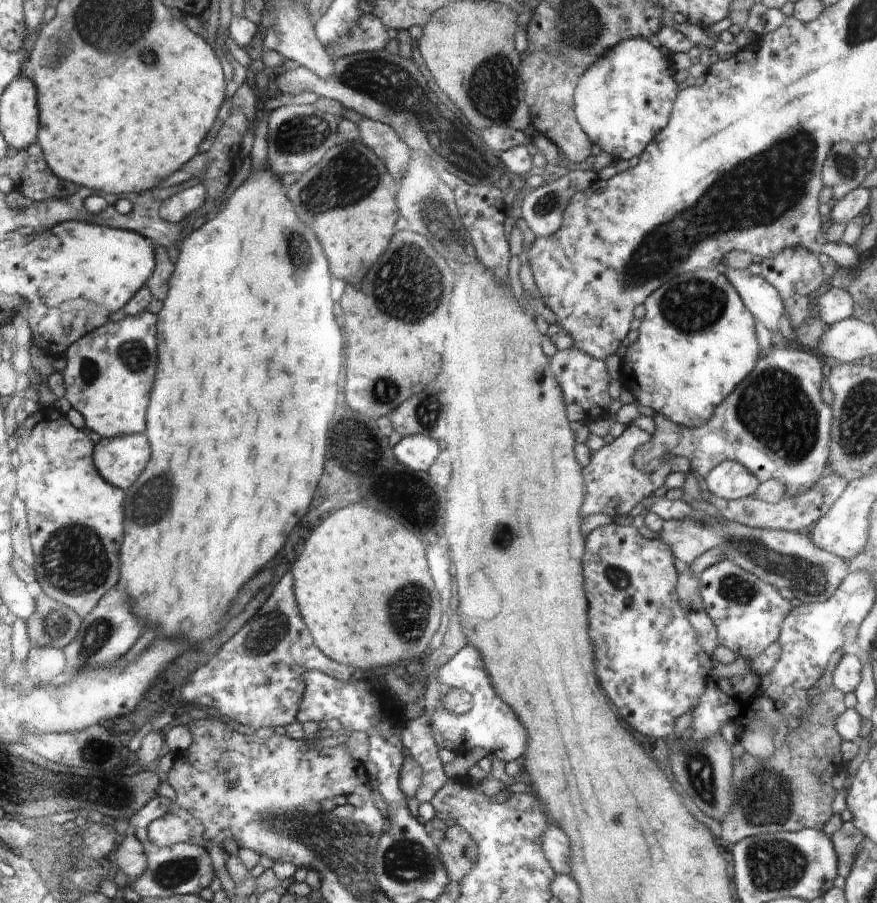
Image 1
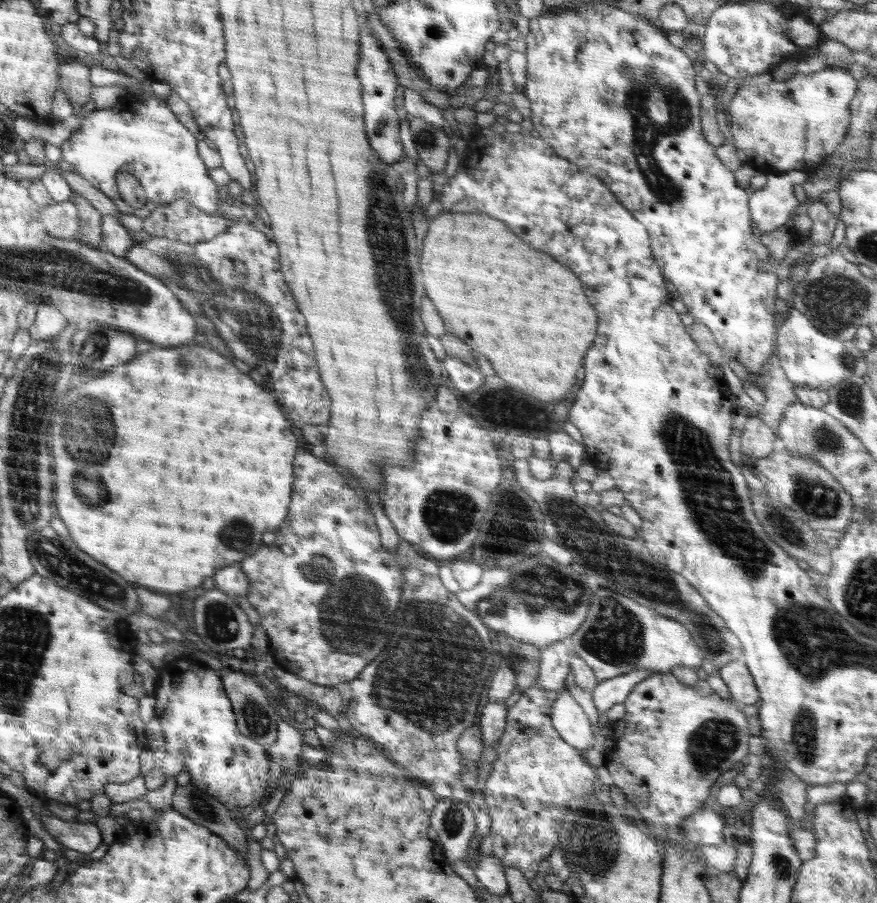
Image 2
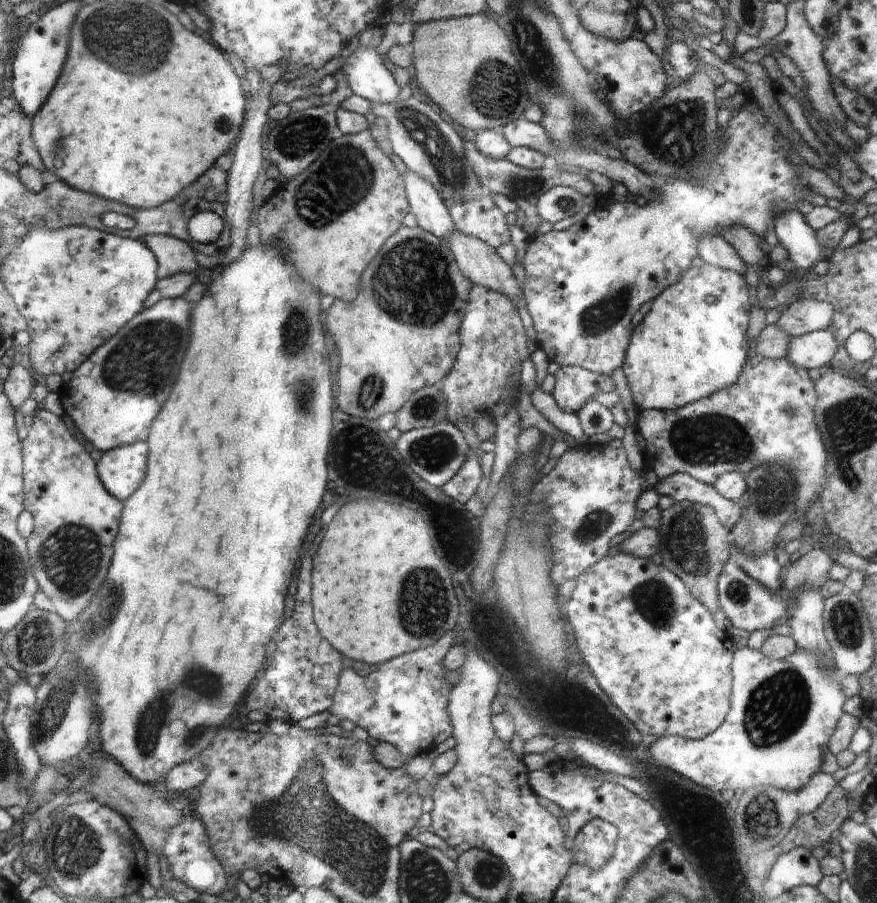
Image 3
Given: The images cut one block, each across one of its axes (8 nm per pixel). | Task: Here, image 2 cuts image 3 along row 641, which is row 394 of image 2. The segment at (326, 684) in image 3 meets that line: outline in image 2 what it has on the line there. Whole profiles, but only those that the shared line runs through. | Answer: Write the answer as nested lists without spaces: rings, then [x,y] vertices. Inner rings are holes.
[[[232,221],[228,230],[226,230],[224,234],[220,234],[212,238],[212,240],[207,240],[206,242],[198,244],[175,242],[174,240],[164,237],[149,237],[143,242],[134,241],[133,246],[126,252],[125,259],[136,265],[136,268],[143,269],[144,272],[151,273],[154,277],[168,278],[168,280],[172,280],[174,284],[178,284],[178,286],[190,291],[199,300],[204,316],[214,323],[216,329],[220,332],[220,336],[224,338],[224,342],[226,342],[226,344],[228,344],[228,348],[232,350],[232,354],[234,354],[236,358],[240,358],[240,360],[246,362],[252,369],[257,369],[257,372],[264,376],[270,389],[276,392],[278,402],[280,402],[280,406],[282,406],[282,412],[290,418],[290,422],[294,422],[296,426],[304,426],[304,424],[312,424],[312,426],[314,426],[314,424],[326,424],[328,416],[330,416],[330,404],[328,404],[330,396],[328,396],[328,393],[325,392],[325,389],[323,388],[324,384],[322,384],[320,374],[318,374],[318,366],[316,366],[316,352],[314,352],[313,349],[314,344],[310,338],[310,334],[306,326],[306,320],[304,316],[302,316],[300,310],[298,310],[298,306],[294,304],[292,296],[288,296],[288,294],[290,294],[290,290],[286,288],[287,283],[284,280],[280,267],[280,256],[279,254],[270,254],[272,244],[277,246],[272,240],[270,240],[270,238],[268,238],[268,235],[258,232],[258,230],[246,230],[246,226],[244,226],[244,224]],[[232,228],[236,228],[236,232],[238,232],[238,234],[246,234],[246,238],[248,238],[248,240],[244,240],[244,236],[242,236],[242,238],[238,238],[238,242],[240,242],[238,246],[240,246],[240,248],[250,248],[250,250],[254,250],[254,252],[250,252],[250,254],[224,254],[224,246],[226,246],[226,250],[228,250],[228,246],[232,244],[232,240],[230,240],[230,230],[232,230]]]

